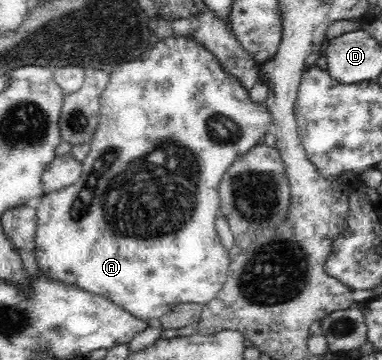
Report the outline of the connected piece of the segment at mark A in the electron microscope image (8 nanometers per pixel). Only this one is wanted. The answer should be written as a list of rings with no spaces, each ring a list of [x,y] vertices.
[[[170,36],[154,46],[148,46],[141,52],[141,55],[136,60],[124,61],[122,64],[116,65],[112,72],[109,74],[108,84],[101,92],[100,96],[101,113],[99,115],[99,123],[96,130],[90,140],[91,147],[89,153],[85,156],[82,163],[83,171],[80,178],[66,188],[43,195],[42,202],[36,209],[37,230],[35,238],[35,258],[37,260],[38,271],[45,278],[53,279],[53,282],[68,284],[69,286],[79,288],[81,291],[88,291],[92,294],[103,296],[105,299],[111,300],[113,303],[120,305],[126,312],[132,316],[139,317],[142,320],[156,323],[161,316],[164,316],[167,312],[170,312],[177,304],[194,303],[194,304],[206,304],[208,301],[214,300],[219,290],[222,290],[224,282],[228,280],[228,268],[231,267],[230,254],[228,249],[223,246],[223,242],[220,239],[219,232],[216,231],[216,216],[220,211],[220,195],[219,195],[219,182],[222,180],[224,173],[228,170],[228,167],[234,162],[237,156],[243,155],[248,152],[253,146],[256,146],[262,141],[263,137],[267,133],[266,130],[272,130],[272,114],[266,110],[264,104],[256,104],[250,100],[248,96],[248,89],[242,87],[242,83],[232,76],[232,74],[226,73],[226,70],[222,68],[222,64],[218,62],[218,58],[214,53],[208,51],[206,46],[199,44],[192,36]]]

